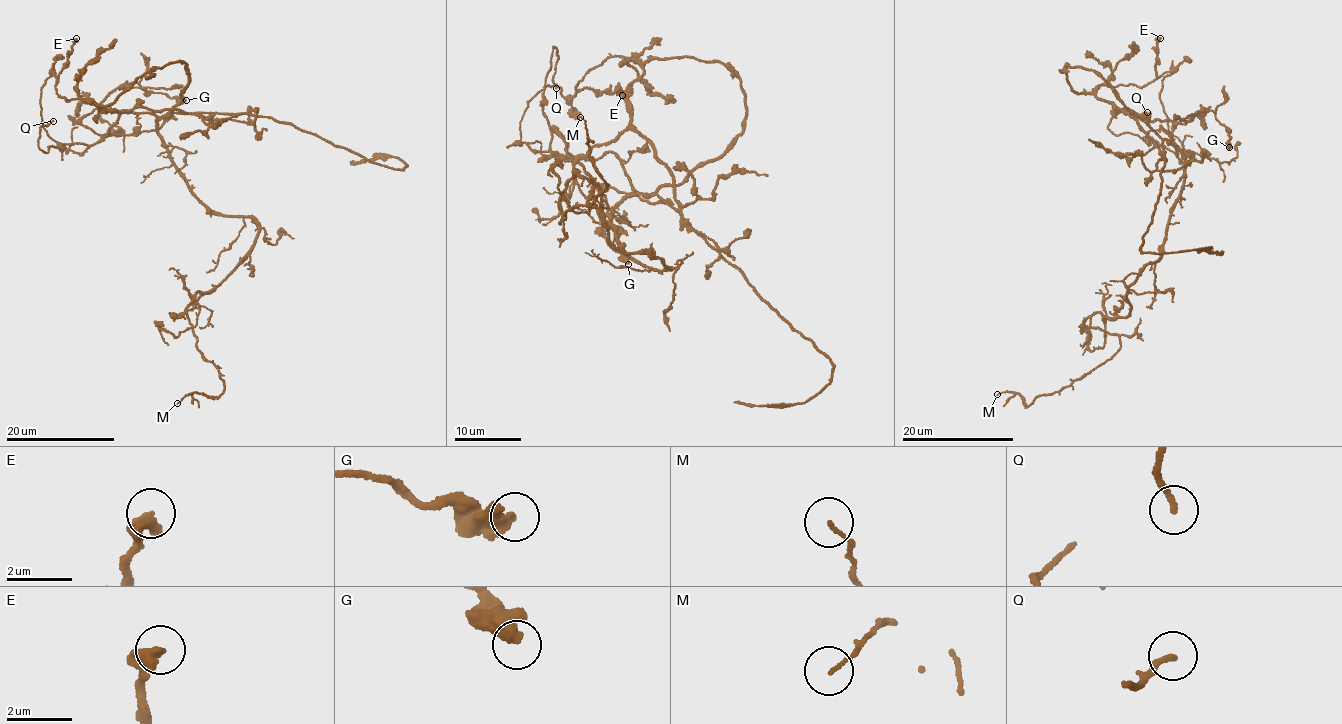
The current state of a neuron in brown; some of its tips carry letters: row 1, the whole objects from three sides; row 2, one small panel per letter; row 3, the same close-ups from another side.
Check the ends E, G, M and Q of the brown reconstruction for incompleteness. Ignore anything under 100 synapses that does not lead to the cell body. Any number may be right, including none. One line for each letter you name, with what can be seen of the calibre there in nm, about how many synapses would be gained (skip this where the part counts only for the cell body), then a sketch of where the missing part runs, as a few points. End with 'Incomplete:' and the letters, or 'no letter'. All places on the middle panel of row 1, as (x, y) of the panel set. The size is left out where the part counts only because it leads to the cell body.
Incomplete: no letter

